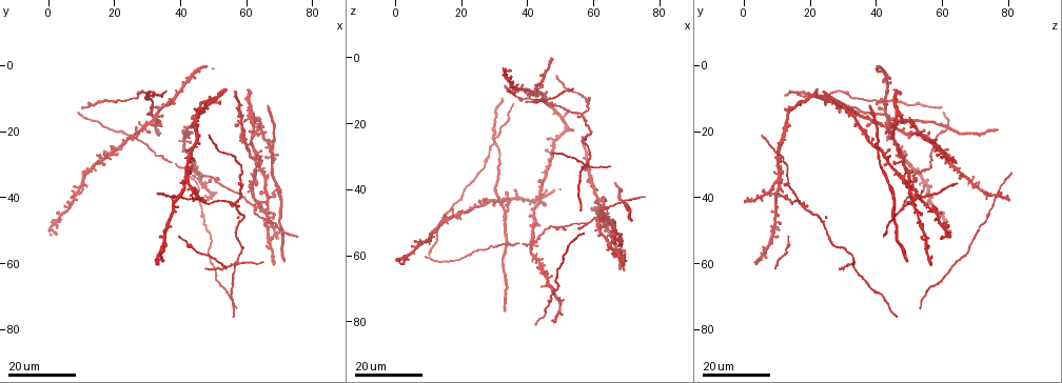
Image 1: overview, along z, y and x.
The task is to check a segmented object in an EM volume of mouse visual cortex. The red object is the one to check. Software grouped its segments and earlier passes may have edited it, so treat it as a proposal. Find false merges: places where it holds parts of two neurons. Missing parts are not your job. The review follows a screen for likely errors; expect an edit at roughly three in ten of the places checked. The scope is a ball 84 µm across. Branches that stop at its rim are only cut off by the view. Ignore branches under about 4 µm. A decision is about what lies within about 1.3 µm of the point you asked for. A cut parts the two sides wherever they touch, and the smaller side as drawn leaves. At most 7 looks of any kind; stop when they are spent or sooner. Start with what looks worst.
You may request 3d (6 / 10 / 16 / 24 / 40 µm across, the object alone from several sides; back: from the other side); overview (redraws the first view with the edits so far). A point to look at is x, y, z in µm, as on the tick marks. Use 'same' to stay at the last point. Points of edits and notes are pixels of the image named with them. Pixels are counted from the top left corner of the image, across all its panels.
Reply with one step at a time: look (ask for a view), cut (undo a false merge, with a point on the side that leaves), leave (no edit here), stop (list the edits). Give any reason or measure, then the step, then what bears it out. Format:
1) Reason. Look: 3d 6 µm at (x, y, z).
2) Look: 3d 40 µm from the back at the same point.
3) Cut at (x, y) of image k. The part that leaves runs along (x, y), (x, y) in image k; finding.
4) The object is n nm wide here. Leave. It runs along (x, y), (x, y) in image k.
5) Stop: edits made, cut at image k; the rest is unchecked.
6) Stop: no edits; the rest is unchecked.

Four-way junction. Look: 3d 24 µm at (56.5, 42.0, 17.5).

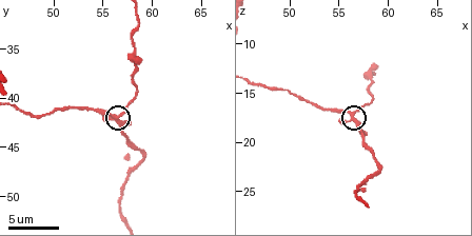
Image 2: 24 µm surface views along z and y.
Look: 3d 6 µm at (56.6, 42.0, 17.2).

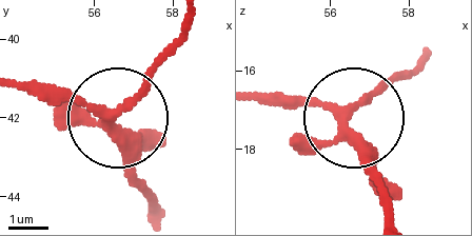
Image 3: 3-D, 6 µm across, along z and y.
4 arms meet here. Leave. It runs along (257, 96), (351, 112), (425, 59) in image 3; continuous, no second neuron.

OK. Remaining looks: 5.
A fork. Look: 3d 16 µm at (69.5, 48.5, 43.5).

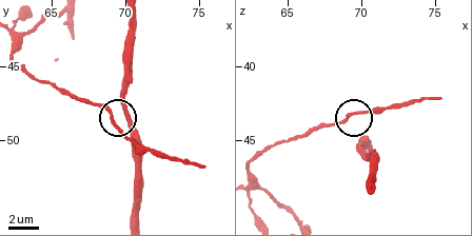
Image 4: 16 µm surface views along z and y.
Look: 3d 10 µm at (68.8, 48.0, 43.8).

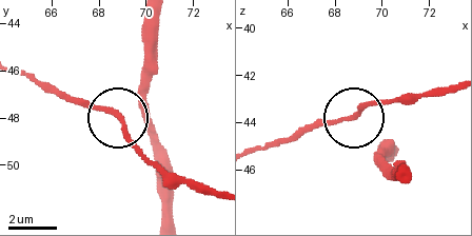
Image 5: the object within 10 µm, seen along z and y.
The object is 150 nm wide here. Leave. It runs along (255, 148), (405, 95) in image 5; one neuron here.

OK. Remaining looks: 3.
Looks like a crossing. Look: 3d 24 µm at (66.0, 41.0, 51.5).

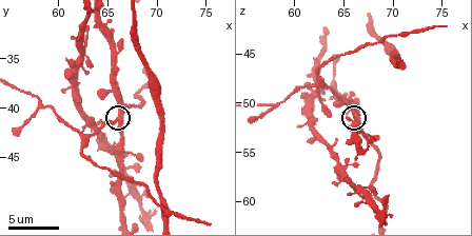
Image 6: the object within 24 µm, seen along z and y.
Look: 3d 6 µm at the same point.

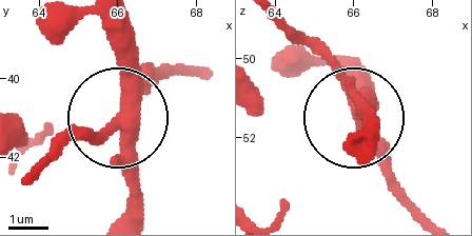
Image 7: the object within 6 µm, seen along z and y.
The object is 410 nm wide here. Leave. One neuron here.

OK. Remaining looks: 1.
Stop: no edits; the rest is unchecked.

